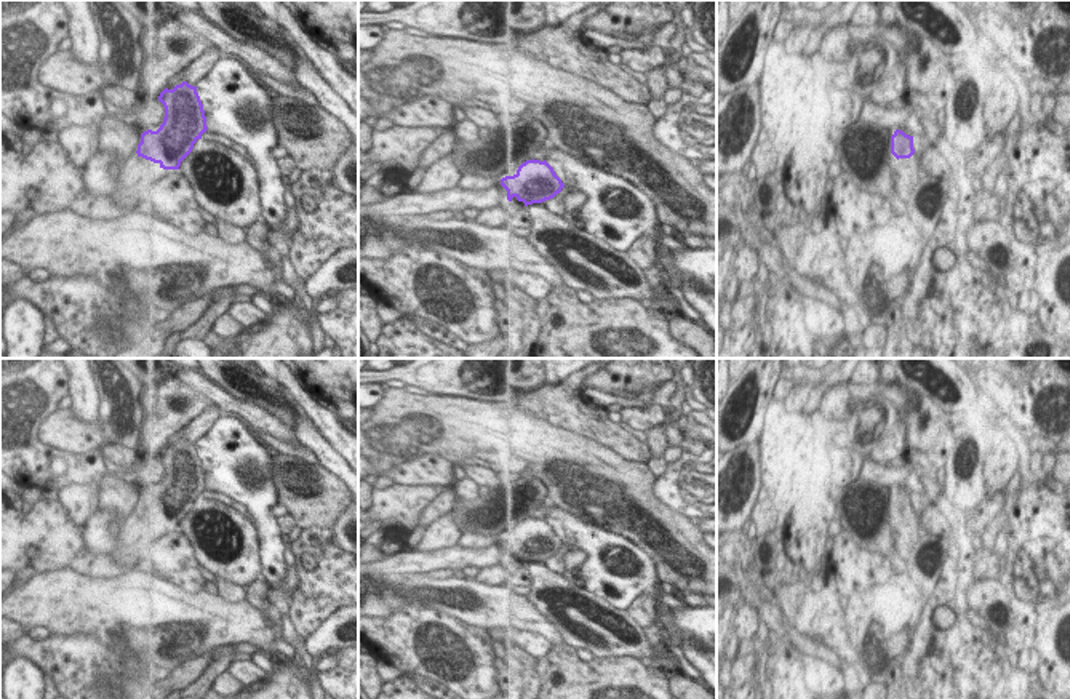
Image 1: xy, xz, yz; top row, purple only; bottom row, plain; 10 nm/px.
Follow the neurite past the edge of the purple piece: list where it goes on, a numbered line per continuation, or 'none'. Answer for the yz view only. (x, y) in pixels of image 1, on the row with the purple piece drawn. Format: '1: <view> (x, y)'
1: yz (906, 171)

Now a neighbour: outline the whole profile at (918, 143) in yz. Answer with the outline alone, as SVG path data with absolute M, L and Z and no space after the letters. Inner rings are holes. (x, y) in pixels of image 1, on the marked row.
M907 123L907 125L899 125L899 130L913 138L915 154L910 158L912 160L918 158L921 163L921 173L928 173L929 162L923 155L928 142L920 133L918 126L915 126L913 123Z

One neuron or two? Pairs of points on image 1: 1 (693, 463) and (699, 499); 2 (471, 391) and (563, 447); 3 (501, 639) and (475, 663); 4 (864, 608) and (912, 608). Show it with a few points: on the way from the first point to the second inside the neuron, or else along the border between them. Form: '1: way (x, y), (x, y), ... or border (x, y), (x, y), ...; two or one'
1: way (693, 472), (693, 490); one
2: border (451, 395), (490, 400), (493, 403); two
3: border (485, 631), (501, 651); two
4: way (875, 602), (901, 602); one

